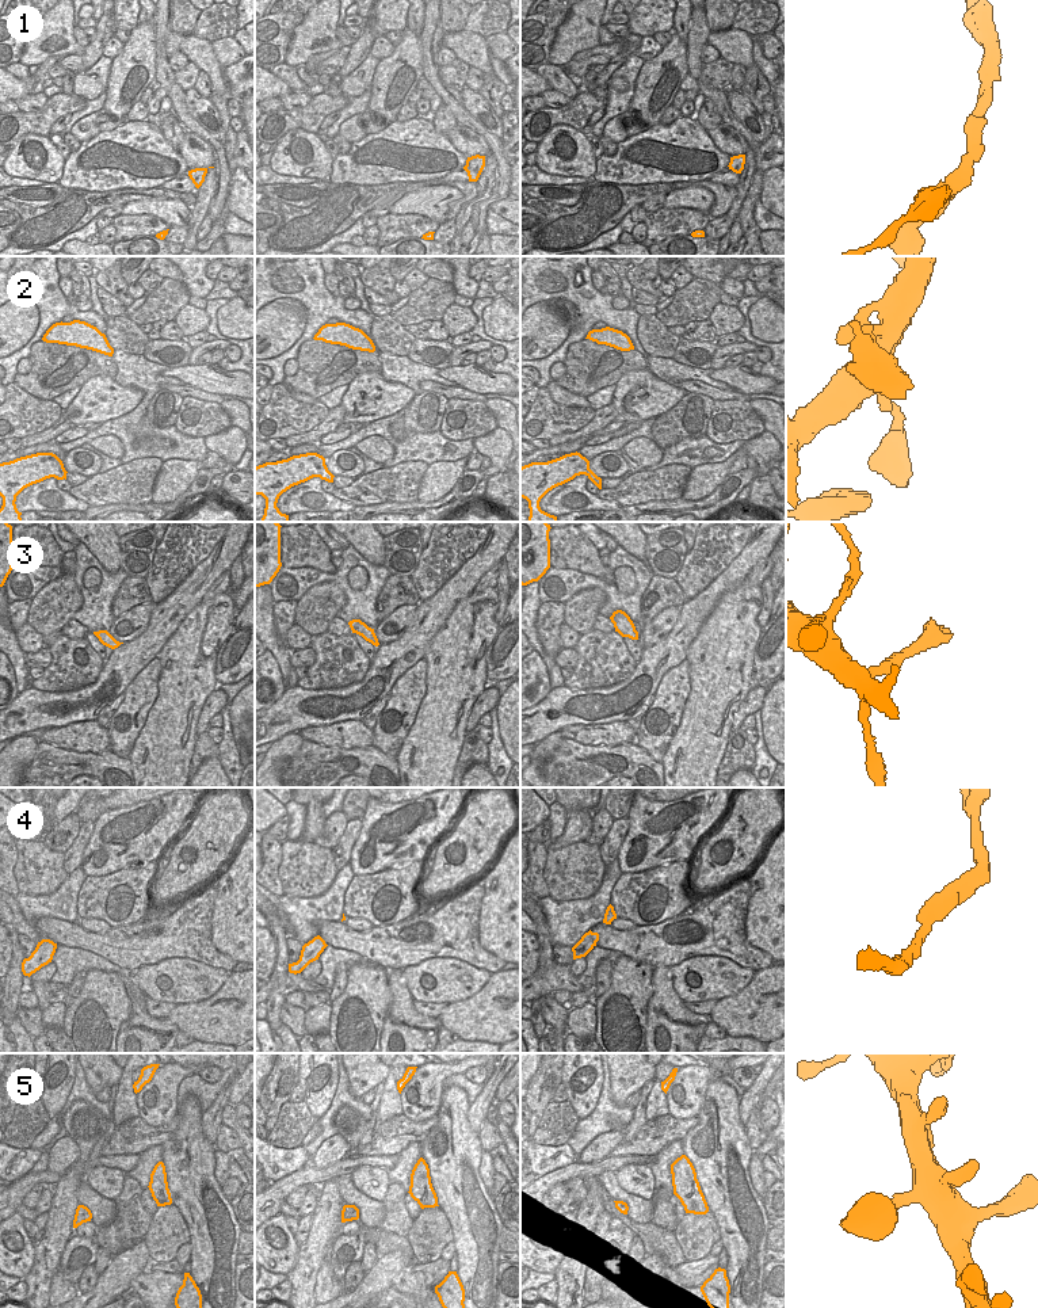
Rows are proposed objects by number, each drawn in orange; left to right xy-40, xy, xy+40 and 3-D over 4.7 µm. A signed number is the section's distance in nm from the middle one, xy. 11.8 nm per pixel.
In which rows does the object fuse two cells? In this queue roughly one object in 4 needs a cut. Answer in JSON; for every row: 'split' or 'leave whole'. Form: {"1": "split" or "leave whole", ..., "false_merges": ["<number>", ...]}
{"1": "leave whole", "2": "leave whole", "3": "leave whole", "4": "leave whole", "5": "leave whole", "false_merges": []}

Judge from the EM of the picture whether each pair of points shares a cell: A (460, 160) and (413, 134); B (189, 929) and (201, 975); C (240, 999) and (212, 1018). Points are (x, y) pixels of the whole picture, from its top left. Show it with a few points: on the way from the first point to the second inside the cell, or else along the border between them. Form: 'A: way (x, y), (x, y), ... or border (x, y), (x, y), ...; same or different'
A: way (449, 151), (426, 147); same
B: border (165, 958), (190, 957), (226, 971); different
C: way (233, 1006), (218, 1018); same

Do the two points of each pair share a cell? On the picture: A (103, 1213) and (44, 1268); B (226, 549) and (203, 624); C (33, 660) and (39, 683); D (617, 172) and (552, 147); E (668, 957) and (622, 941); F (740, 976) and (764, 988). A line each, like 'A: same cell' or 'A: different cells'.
A: different cells
B: different cells
C: different cells
D: different cells
E: same cell
F: different cells

